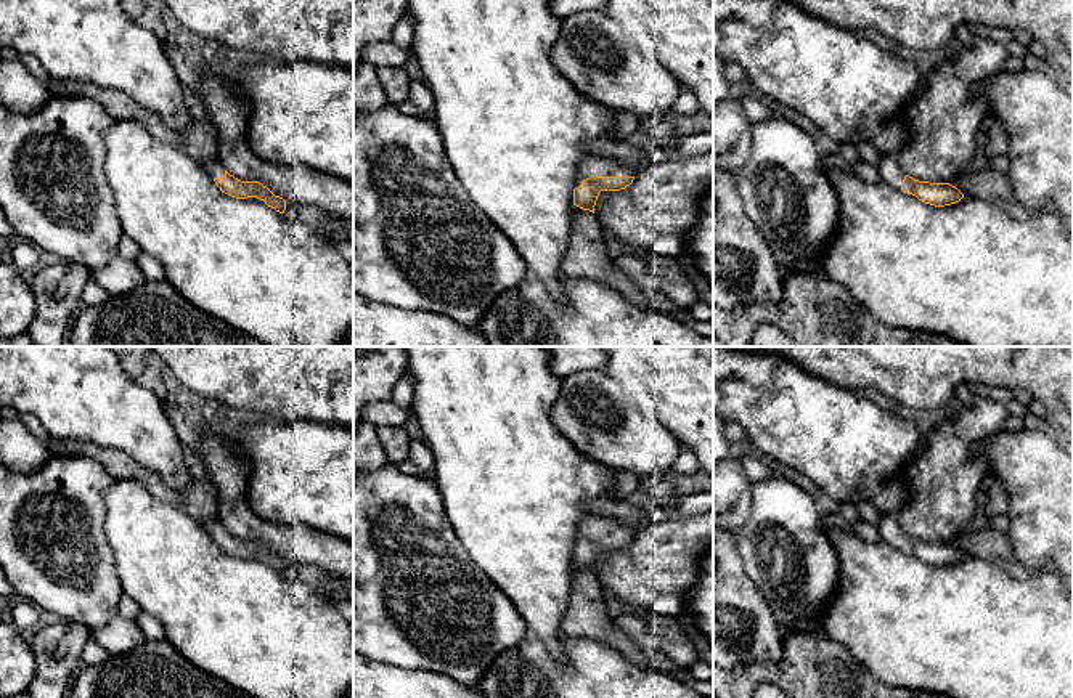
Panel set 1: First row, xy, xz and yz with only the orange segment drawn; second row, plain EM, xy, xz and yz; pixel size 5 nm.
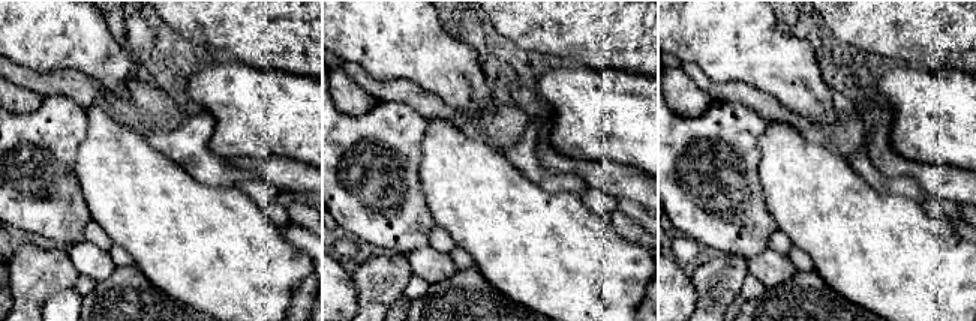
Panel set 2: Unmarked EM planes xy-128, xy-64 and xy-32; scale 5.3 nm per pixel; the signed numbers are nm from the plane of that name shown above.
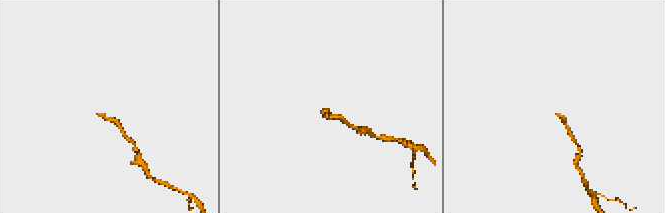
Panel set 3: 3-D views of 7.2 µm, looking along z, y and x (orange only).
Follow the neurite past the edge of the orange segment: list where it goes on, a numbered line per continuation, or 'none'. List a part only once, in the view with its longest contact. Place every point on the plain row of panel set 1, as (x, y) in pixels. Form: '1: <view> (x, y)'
1: xz (603, 525)

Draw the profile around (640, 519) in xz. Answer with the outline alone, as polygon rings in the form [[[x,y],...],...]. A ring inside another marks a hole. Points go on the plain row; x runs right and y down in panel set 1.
[[[598,497],[588,502],[588,509],[598,515],[610,515],[630,525],[636,533],[667,518],[670,512],[660,507],[633,505],[620,497]]]

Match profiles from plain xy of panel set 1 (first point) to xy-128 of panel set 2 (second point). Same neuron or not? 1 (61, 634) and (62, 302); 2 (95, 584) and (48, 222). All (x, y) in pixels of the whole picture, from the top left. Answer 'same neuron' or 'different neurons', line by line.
1: different neurons
2: same neuron

